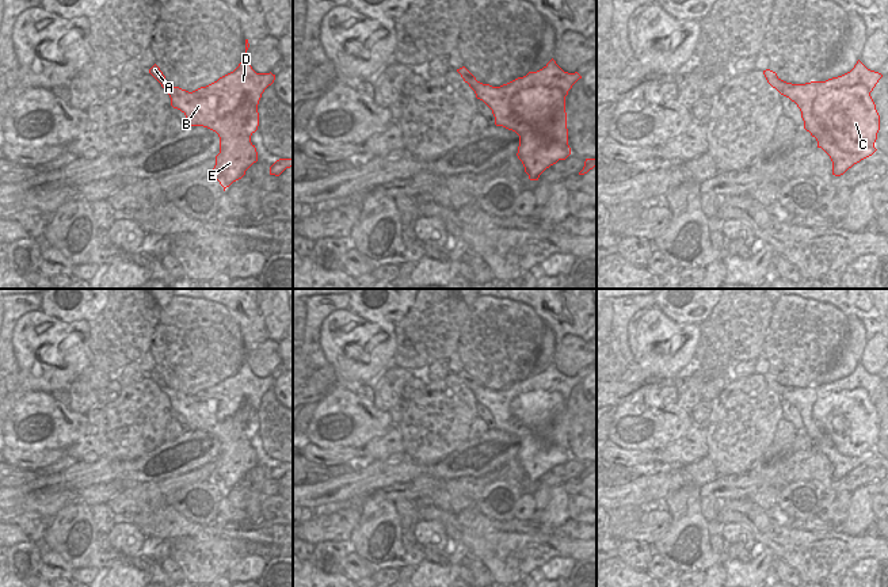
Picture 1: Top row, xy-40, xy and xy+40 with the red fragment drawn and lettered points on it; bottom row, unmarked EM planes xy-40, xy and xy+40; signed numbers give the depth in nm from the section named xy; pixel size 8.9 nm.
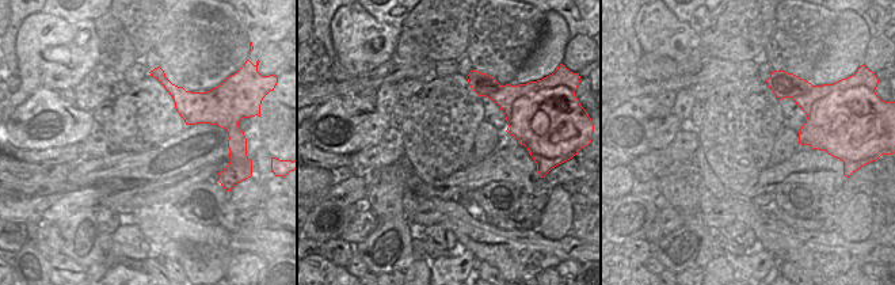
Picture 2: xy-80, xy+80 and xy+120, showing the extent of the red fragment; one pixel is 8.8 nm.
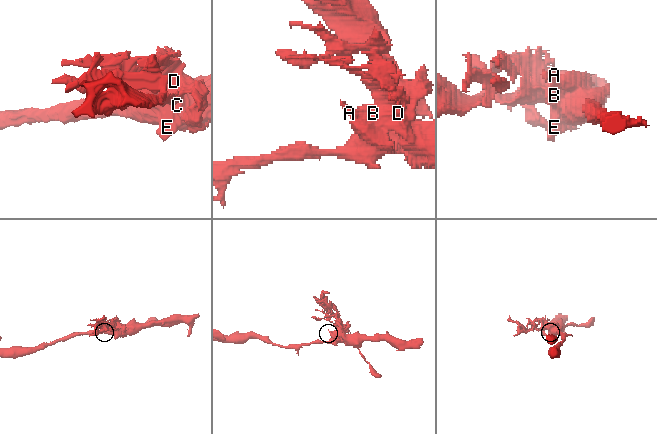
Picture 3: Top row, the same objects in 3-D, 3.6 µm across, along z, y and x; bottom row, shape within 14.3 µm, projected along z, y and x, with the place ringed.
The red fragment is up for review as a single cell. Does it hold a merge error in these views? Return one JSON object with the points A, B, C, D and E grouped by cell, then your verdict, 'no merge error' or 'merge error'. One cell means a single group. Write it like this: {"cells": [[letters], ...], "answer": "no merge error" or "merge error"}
{"cells": [["A", "B", "D", "E"], ["C"]], "answer": "merge error"}

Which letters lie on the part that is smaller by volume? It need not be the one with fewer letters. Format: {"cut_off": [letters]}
{"cut_off": ["A", "B", "D", "E"]}

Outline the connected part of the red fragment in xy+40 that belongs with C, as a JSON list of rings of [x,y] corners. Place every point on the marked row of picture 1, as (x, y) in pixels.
[[[864,84],[822,92],[815,100],[813,113],[839,149],[847,153],[865,149],[868,157],[877,150],[874,142],[880,130],[880,115]]]

